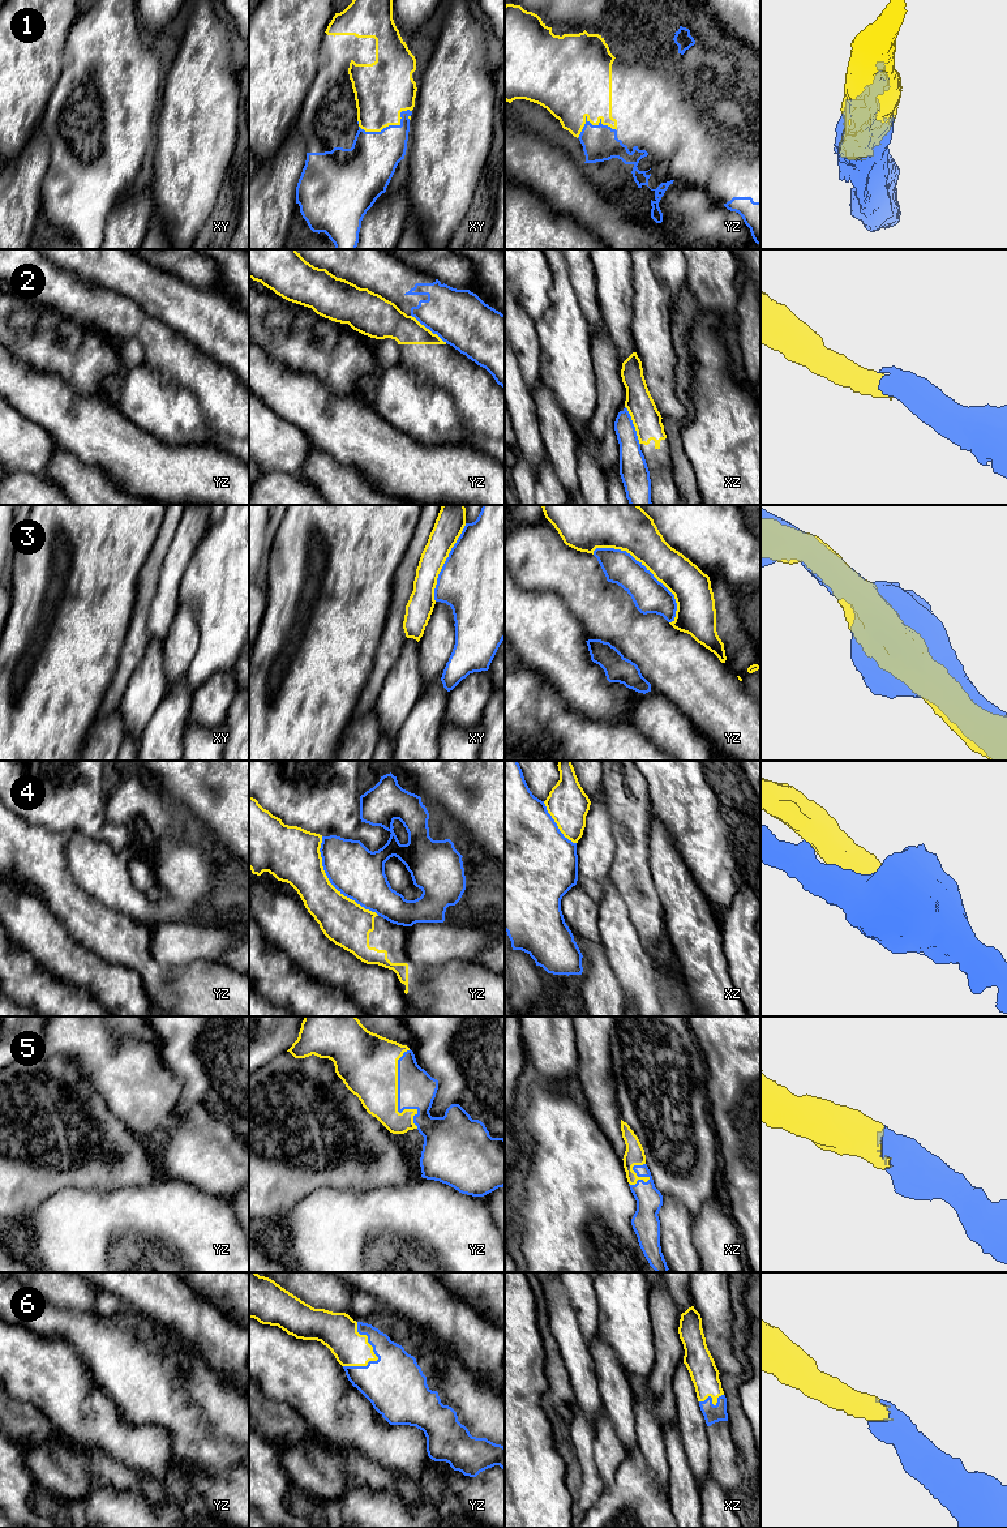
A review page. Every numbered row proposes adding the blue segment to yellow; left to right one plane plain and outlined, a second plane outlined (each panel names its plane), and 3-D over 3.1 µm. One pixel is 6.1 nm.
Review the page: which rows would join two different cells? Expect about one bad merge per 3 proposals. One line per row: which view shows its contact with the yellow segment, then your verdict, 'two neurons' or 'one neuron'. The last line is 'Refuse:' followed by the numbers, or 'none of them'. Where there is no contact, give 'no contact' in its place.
1: xy | one neuron
2: xz | two neurons
3: yz | two neurons
4: yz | two neurons
5: yz | one neuron
6: yz | one neuron
Refuse: 2, 3, 4

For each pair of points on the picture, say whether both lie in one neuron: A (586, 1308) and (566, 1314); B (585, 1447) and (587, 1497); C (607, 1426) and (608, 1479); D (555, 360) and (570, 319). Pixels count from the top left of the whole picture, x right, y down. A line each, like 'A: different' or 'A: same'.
A: different
B: same
C: same
D: same

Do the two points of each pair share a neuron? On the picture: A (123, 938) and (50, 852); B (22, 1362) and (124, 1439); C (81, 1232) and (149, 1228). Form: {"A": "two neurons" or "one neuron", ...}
{"A": "one neuron", "B": "one neuron", "C": "one neuron"}

